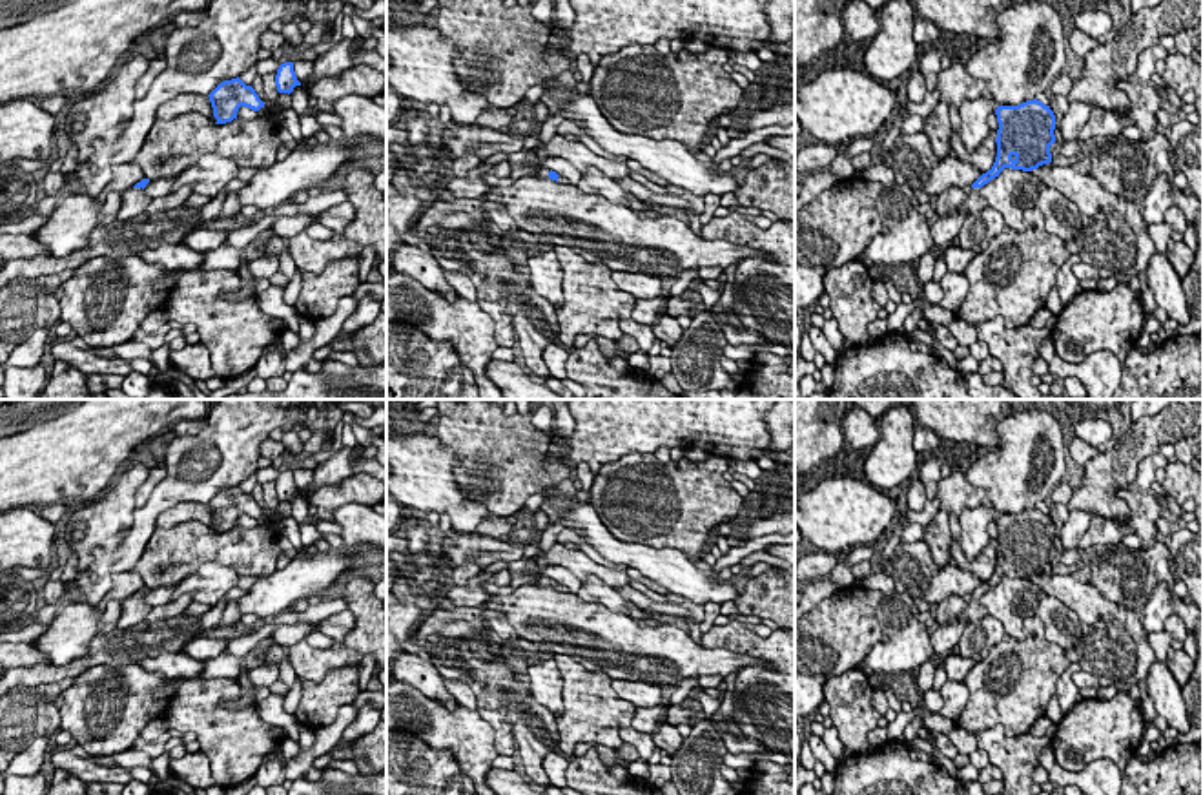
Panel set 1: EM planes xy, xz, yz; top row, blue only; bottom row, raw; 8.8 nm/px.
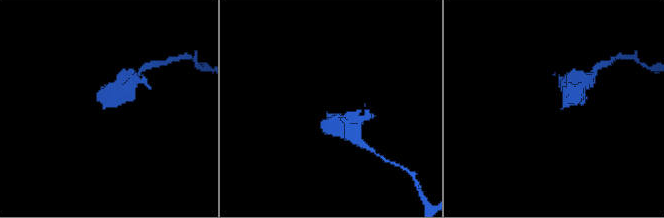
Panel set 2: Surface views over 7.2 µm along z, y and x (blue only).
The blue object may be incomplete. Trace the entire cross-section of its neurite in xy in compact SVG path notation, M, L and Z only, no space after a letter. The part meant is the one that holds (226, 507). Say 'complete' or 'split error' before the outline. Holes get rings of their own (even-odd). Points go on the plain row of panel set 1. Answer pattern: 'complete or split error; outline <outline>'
complete; outline M239 485L221 490L210 503L215 532L226 532L237 527L241 514L259 520L264 511L252 494L246 494Z

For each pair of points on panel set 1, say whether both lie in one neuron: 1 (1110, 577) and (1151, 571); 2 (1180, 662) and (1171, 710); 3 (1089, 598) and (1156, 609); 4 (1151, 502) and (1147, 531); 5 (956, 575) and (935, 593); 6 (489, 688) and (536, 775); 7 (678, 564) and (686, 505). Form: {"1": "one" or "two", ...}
{"1": "one", "2": "two", "3": "two", "4": "one", "5": "one", "6": "one", "7": "two"}

